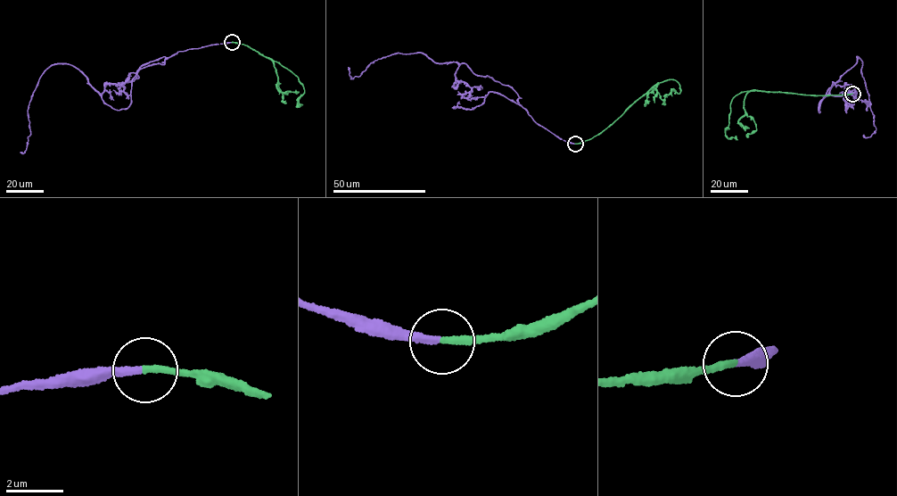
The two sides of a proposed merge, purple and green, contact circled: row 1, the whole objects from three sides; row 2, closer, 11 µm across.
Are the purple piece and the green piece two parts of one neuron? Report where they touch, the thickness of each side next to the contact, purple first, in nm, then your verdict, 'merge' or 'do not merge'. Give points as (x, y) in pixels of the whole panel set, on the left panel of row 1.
place (232, 42); calibres 280 and 240 nm; merge

